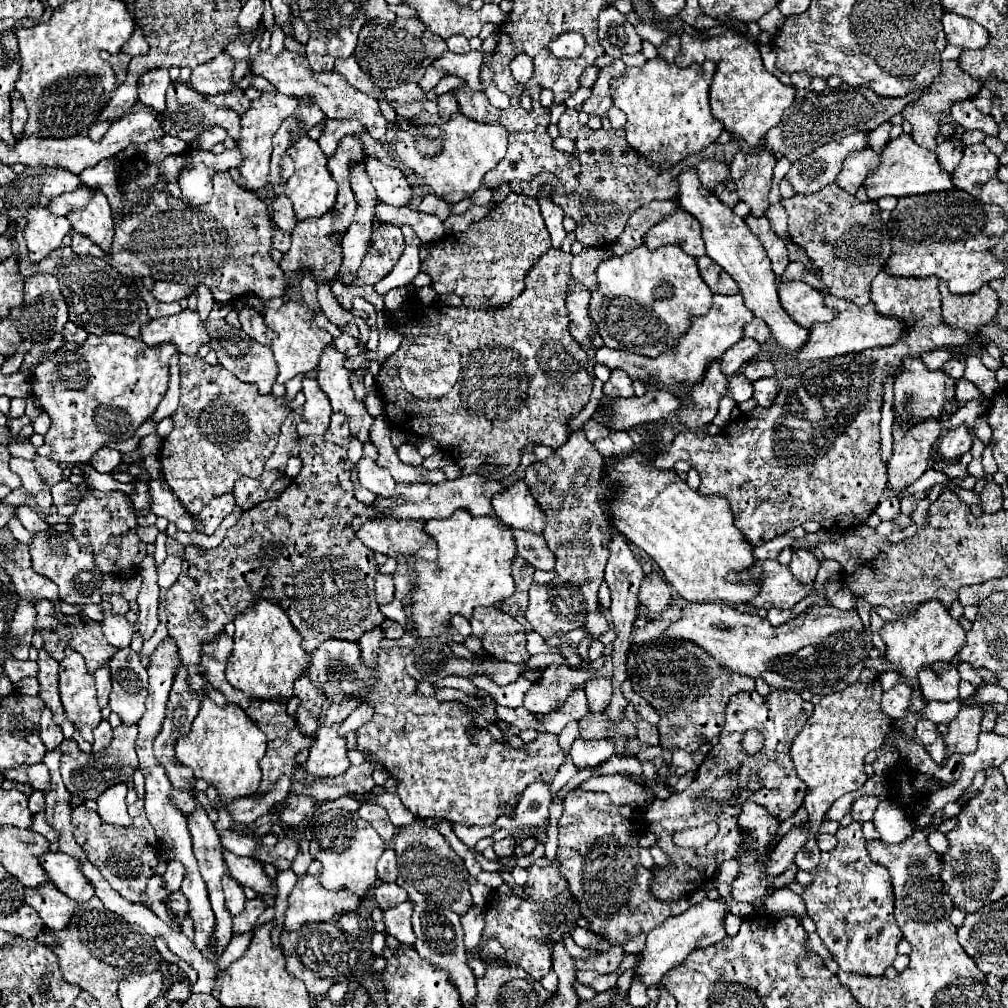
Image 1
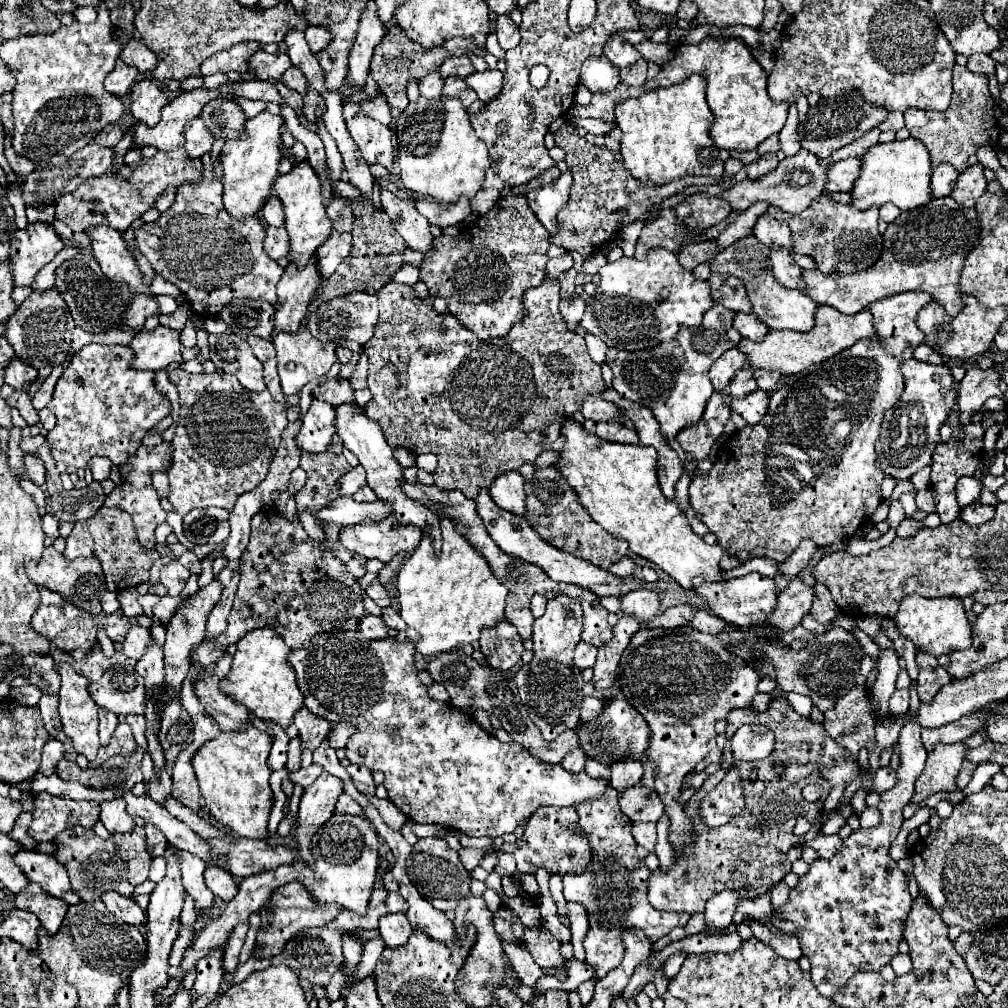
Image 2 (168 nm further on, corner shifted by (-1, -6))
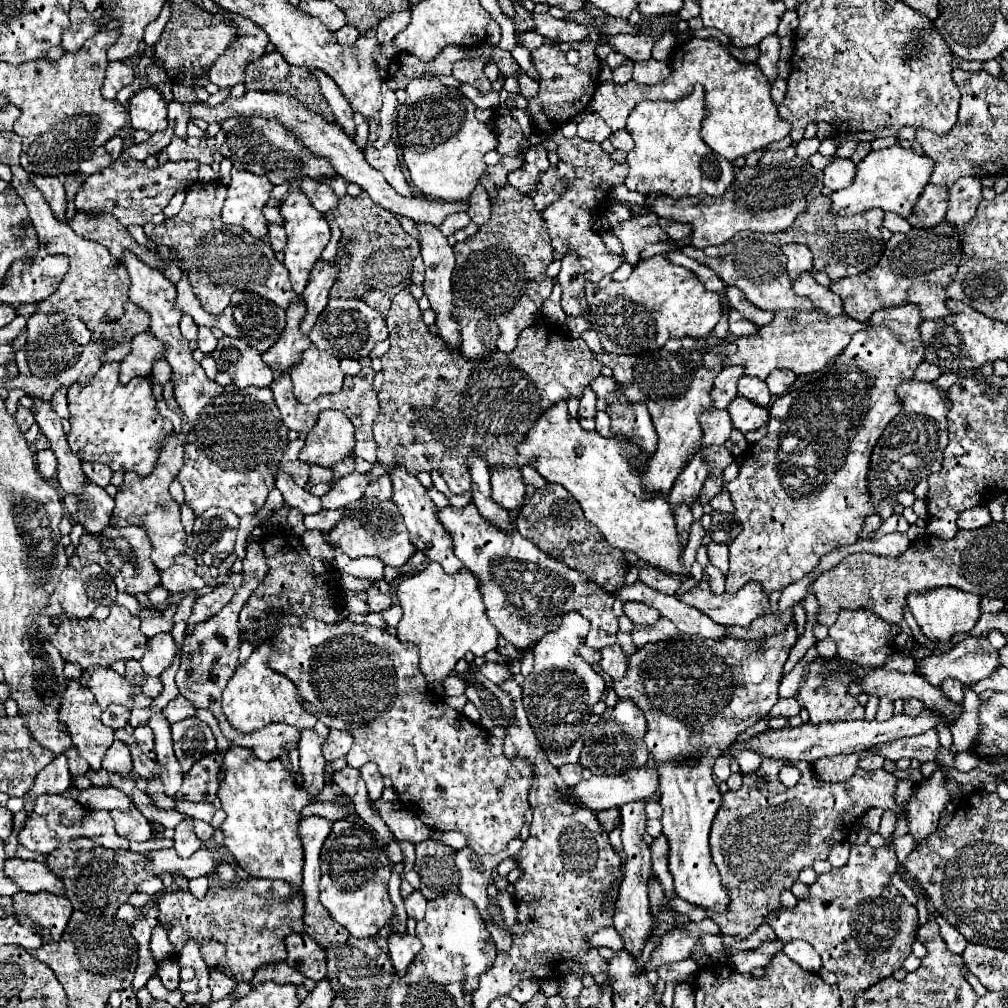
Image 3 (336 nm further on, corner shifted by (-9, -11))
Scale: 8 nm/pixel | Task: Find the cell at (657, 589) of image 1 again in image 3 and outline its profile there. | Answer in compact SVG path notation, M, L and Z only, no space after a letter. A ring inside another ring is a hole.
M634 601L624 603L624 613L632 623L638 623L638 625L654 625L660 619L660 613L656 613L656 609Z

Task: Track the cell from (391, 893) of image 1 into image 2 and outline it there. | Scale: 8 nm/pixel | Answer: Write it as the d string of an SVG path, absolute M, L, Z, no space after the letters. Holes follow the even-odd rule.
M390 892L388 894L388 912L406 912L406 910L408 910L408 902L398 892Z

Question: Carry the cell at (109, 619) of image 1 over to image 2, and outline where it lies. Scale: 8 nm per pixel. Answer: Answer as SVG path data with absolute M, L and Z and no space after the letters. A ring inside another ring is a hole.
M134 626L134 628L128 632L128 636L126 636L124 644L122 644L124 654L130 656L130 658L134 658L134 660L140 660L140 656L144 656L144 650L148 648L150 640L152 640L150 628Z

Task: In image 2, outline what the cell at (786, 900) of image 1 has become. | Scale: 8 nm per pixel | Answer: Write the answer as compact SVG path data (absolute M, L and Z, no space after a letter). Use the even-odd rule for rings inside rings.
M778 882L778 884L774 884L774 886L772 886L772 890L770 890L772 906L786 904L786 902L788 902L788 894L790 894L790 888L786 886L786 882Z

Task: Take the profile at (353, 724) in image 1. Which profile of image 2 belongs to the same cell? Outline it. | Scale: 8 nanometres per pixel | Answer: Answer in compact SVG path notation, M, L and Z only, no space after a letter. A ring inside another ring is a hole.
M338 722L338 724L332 724L330 728L330 736L328 736L328 744L338 750L338 748L344 748L344 744L348 742L348 738L352 736L352 732L356 732L352 728L352 724L346 724L346 722Z

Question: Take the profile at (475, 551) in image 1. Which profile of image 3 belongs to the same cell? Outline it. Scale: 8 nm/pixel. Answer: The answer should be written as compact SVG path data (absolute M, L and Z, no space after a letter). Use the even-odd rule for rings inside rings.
M432 561L418 575L404 579L398 585L396 593L398 603L404 611L396 627L398 629L396 637L400 641L412 641L418 645L420 669L428 683L430 681L442 683L444 677L448 677L454 671L458 659L462 659L466 653L482 657L484 653L498 647L500 633L486 617L480 581L466 567L462 567L454 575L448 575L442 573L442 567L438 567Z

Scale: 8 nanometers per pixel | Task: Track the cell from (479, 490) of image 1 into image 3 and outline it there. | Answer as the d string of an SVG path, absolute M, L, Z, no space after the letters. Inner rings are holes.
M322 509L316 515L306 515L304 517L304 527L306 529L318 529L322 533L328 533L328 529L332 529L332 525L336 525L338 521L342 521L342 517L348 517L348 511L346 509L338 509L338 511Z

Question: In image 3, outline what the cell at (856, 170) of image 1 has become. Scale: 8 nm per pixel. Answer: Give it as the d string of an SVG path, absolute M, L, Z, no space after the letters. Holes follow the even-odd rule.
M834 157L832 163L824 169L824 187L836 191L852 185L856 177L856 165L852 159L840 159Z

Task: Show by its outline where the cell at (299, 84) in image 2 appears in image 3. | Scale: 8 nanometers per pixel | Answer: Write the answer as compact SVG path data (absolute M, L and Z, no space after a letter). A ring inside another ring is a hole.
M362 193L358 197L340 197L338 205L330 213L326 213L326 219L338 221L342 239L348 243L348 253L344 255L344 261L340 261L340 275L336 279L336 285L332 285L330 289L330 297L362 299L364 303L386 315L392 297L410 283L412 261L420 251L418 241L398 225L396 217L390 211L376 205L368 197L368 193Z

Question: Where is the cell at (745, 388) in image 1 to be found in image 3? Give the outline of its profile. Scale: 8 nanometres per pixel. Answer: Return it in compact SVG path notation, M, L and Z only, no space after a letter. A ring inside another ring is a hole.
M740 377L738 381L738 395L758 403L758 405L768 405L770 403L770 393L768 393L768 387L764 381L756 379L756 377Z

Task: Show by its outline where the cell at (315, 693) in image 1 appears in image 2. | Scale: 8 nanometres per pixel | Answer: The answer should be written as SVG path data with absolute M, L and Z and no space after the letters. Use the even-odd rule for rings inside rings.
M302 708L294 716L294 724L298 728L298 738L302 740L302 768L312 764L312 752L322 744L322 740L330 732L330 724L326 720L320 720L318 716L312 716L306 708Z

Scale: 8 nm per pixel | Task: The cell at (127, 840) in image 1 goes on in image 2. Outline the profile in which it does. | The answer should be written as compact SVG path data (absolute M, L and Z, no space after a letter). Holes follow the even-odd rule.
M75 826L60 832L56 836L56 852L54 858L66 866L70 876L70 886L84 902L94 902L94 894L104 894L114 890L122 896L132 896L136 884L148 880L150 854L146 850L146 834L144 828L136 826L130 834L118 834L118 838L102 840L94 834L94 830Z

